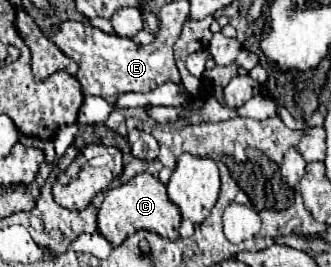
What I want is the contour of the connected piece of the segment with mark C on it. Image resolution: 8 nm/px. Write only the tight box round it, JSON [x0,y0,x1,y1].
[98,172,180,246]

